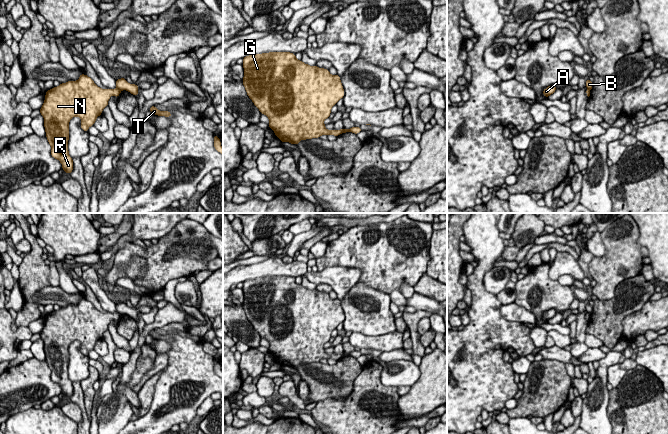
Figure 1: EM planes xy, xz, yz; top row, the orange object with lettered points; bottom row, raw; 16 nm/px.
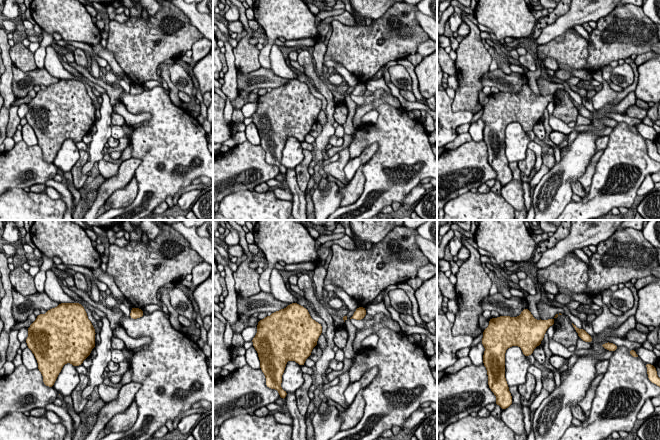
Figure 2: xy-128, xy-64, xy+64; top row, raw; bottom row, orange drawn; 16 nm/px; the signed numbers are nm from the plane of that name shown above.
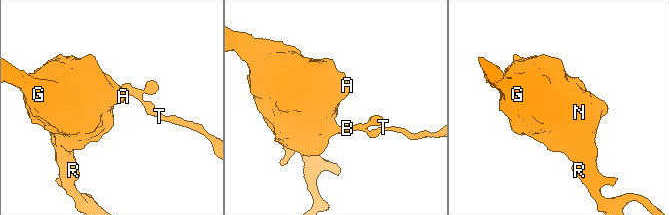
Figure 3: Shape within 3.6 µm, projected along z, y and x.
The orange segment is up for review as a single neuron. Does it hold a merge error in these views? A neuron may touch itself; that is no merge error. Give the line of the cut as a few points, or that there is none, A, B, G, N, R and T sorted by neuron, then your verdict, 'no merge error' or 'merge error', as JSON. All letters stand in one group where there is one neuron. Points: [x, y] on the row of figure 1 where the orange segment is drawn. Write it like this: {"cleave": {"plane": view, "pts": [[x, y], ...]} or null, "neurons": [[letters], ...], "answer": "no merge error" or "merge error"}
{"cleave": {"plane": "xy", "pts": [[117, 87], [120, 91]]}, "neurons": [["A", "G", "N", "R"], ["B", "T"]], "answer": "merge error"}

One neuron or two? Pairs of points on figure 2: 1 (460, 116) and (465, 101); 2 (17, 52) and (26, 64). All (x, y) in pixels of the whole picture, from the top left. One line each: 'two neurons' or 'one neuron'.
1: two neurons
2: one neuron

